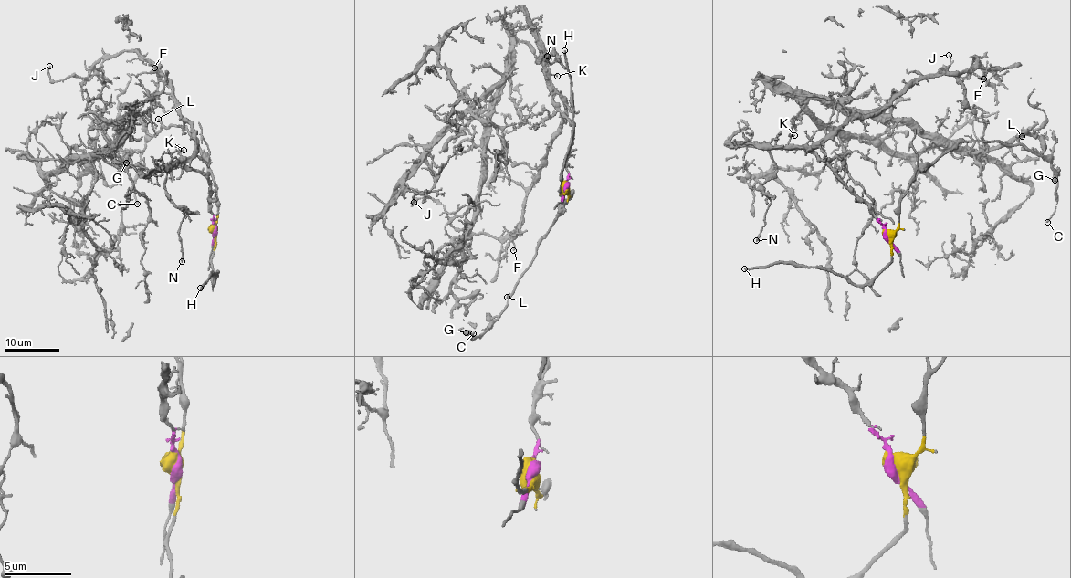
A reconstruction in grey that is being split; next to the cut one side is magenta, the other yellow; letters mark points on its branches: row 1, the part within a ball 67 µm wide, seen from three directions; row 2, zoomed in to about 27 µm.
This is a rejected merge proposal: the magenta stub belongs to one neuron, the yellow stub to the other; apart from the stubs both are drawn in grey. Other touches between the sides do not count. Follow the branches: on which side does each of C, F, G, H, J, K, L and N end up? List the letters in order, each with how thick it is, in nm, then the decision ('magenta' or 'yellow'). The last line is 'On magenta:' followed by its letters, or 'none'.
C: 170 nm thick; yellow
F: 140 nm thick; magenta
G: 600 nm thick; yellow
H: 240 nm thick; yellow
J: 130 nm thick; magenta
K: 100 nm thick; magenta
L: 120 nm thick; yellow
N: 200 nm thick; magenta
On magenta: F, J, K, N

